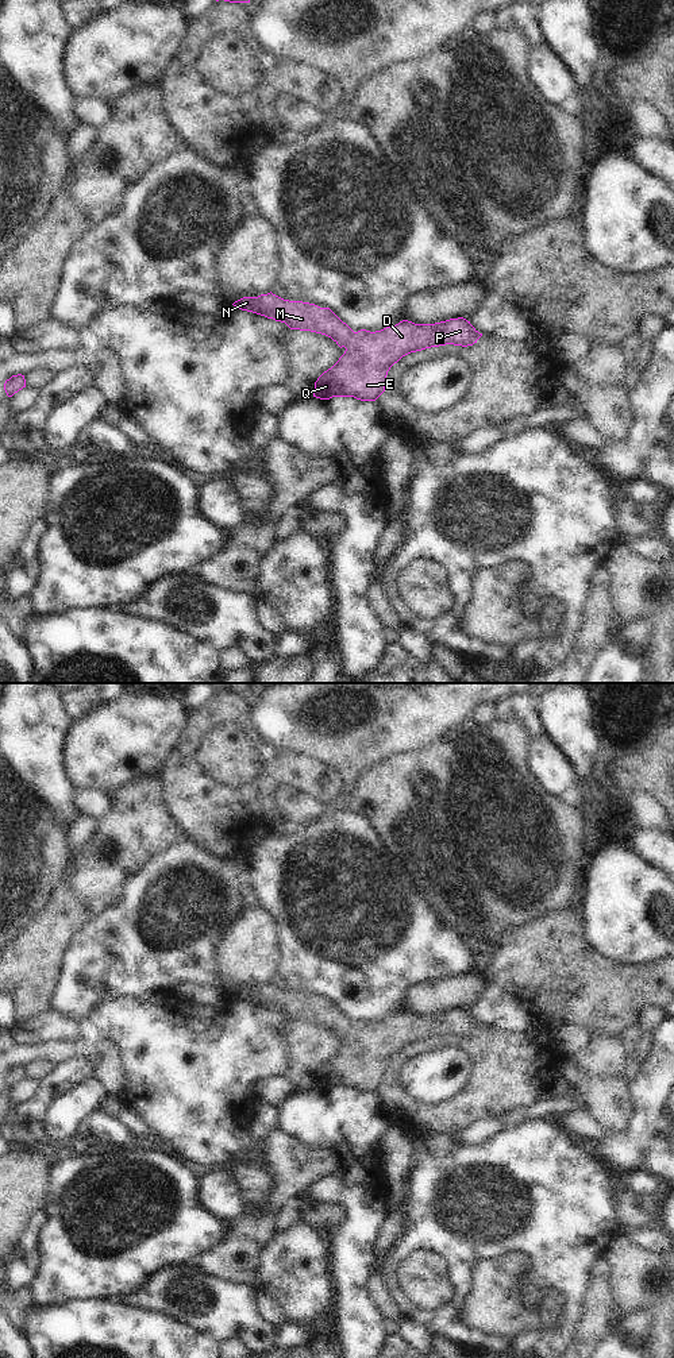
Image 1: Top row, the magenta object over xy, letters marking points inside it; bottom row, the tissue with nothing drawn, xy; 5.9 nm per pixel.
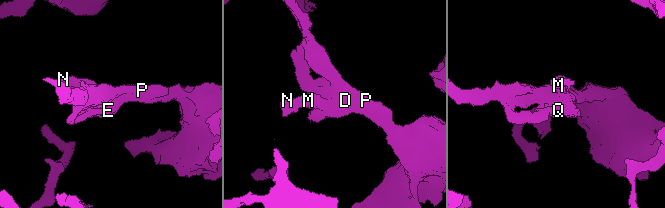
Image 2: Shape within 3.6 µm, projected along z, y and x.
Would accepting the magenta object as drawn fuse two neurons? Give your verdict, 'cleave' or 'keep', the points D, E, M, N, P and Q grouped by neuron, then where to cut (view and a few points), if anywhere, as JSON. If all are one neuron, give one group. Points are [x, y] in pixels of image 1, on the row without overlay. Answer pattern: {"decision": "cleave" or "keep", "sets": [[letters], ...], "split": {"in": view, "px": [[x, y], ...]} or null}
{"decision": "keep", "sets": [["D", "E", "M", "N", "P", "Q"]], "split": null}

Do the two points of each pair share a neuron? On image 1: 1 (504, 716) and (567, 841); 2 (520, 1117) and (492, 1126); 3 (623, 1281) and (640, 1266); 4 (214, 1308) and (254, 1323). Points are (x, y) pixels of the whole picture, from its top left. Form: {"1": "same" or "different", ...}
{"1": "different", "2": "same", "3": "same", "4": "same"}

